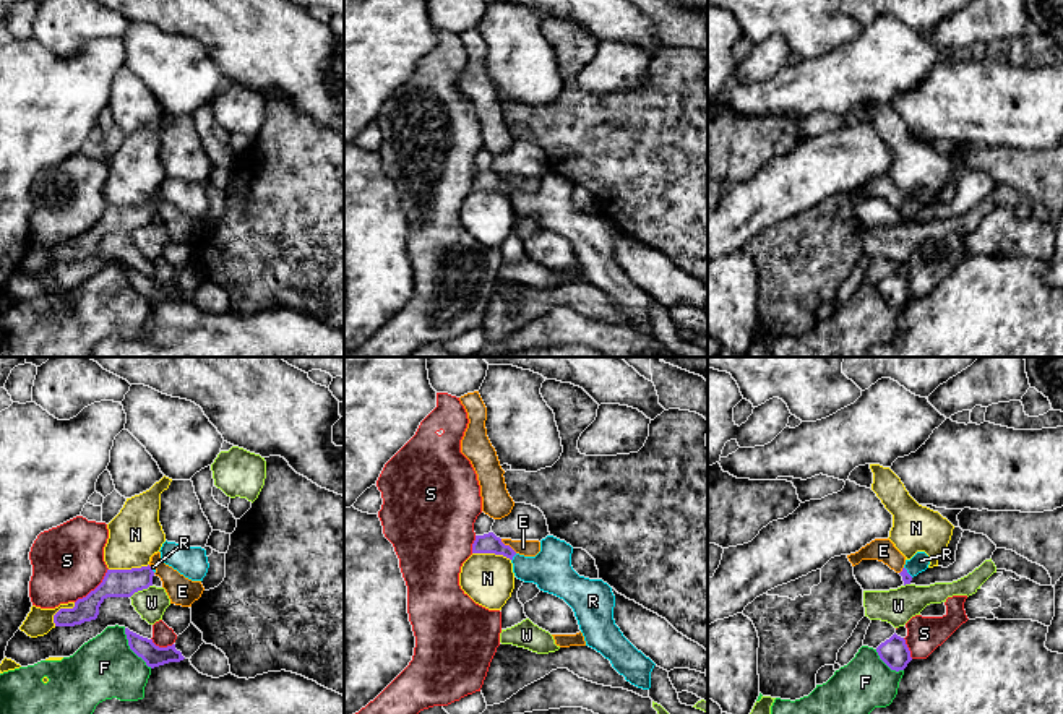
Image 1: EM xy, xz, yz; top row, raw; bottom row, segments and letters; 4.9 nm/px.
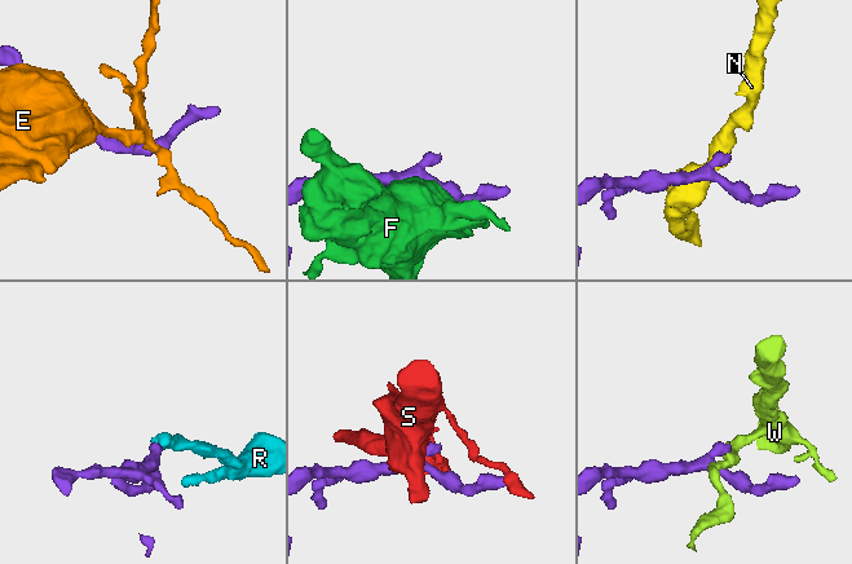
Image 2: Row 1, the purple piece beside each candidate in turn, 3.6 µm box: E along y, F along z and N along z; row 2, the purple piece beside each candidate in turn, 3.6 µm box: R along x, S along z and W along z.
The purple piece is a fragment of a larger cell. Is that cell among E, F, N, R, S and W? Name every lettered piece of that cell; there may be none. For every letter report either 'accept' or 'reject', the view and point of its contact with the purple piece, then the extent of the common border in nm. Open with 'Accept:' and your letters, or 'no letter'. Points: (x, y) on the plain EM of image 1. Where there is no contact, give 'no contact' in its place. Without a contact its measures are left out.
Accept: R
E: reject; meets purple in xz at (508, 182); contact 110 nm long
F: reject; meets purple in xy at (132, 286); contact 240 nm long
N: reject; meets purple in xy at (129, 206); contact 200 nm long
R: accept; meets purple in xz at (513, 192); contact 50 nm long
S: reject; meets purple in xy at (96, 224); contact 240 nm long
W: reject; meets purple in xy at (140, 226); contact 130 nm long

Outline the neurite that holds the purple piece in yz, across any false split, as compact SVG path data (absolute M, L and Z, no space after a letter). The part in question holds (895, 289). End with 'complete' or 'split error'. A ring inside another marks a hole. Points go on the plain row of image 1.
M896 269L881 279L876 284L880 295L891 305L891 307L904 307L907 300L912 297L910 287L906 281L906 276L897 273Z; complete

